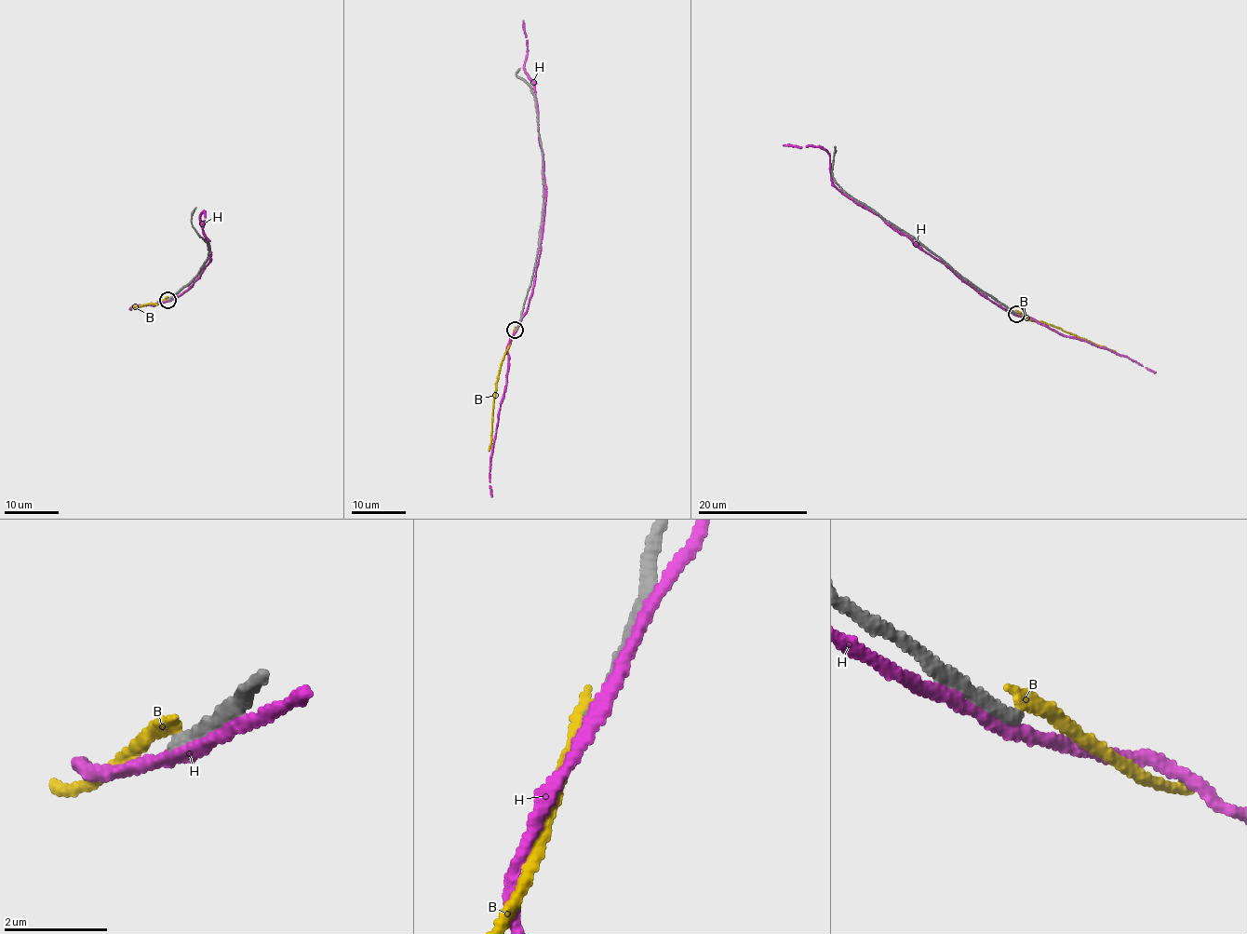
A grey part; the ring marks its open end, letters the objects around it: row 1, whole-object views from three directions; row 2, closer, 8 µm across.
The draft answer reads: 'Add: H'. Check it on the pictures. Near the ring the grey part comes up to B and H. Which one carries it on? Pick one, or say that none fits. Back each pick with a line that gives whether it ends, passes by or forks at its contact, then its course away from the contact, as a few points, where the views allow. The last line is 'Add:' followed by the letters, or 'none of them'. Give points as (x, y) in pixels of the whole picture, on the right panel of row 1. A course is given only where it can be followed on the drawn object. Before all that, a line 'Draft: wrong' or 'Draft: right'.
Draft: wrong
Add: none of them

